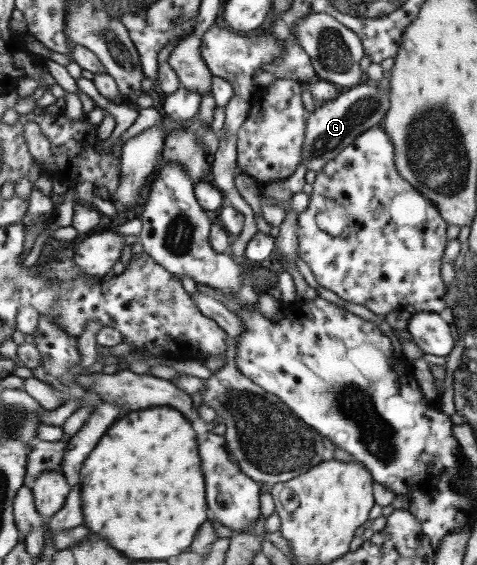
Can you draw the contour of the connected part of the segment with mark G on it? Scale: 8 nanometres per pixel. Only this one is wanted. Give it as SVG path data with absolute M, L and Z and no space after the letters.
M365 81L356 87L352 87L348 92L344 92L330 102L316 105L313 113L308 114L307 131L305 132L305 141L302 149L302 166L310 171L322 171L330 160L336 159L343 150L348 146L354 144L356 138L363 132L370 130L374 126L382 126L383 118L391 109L391 84L375 84Z

